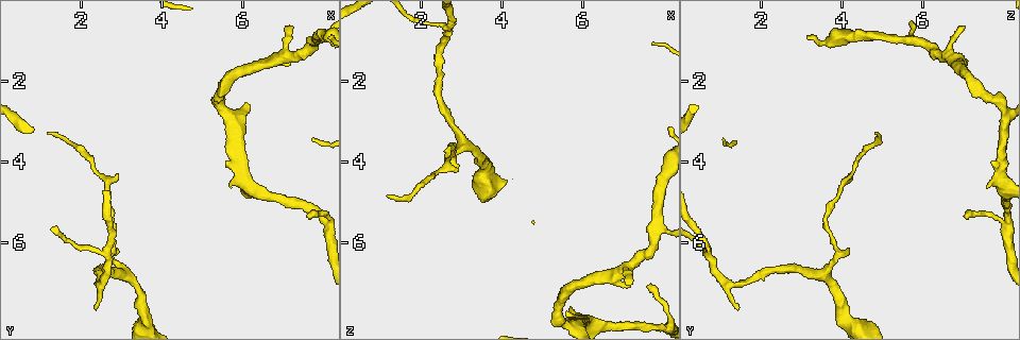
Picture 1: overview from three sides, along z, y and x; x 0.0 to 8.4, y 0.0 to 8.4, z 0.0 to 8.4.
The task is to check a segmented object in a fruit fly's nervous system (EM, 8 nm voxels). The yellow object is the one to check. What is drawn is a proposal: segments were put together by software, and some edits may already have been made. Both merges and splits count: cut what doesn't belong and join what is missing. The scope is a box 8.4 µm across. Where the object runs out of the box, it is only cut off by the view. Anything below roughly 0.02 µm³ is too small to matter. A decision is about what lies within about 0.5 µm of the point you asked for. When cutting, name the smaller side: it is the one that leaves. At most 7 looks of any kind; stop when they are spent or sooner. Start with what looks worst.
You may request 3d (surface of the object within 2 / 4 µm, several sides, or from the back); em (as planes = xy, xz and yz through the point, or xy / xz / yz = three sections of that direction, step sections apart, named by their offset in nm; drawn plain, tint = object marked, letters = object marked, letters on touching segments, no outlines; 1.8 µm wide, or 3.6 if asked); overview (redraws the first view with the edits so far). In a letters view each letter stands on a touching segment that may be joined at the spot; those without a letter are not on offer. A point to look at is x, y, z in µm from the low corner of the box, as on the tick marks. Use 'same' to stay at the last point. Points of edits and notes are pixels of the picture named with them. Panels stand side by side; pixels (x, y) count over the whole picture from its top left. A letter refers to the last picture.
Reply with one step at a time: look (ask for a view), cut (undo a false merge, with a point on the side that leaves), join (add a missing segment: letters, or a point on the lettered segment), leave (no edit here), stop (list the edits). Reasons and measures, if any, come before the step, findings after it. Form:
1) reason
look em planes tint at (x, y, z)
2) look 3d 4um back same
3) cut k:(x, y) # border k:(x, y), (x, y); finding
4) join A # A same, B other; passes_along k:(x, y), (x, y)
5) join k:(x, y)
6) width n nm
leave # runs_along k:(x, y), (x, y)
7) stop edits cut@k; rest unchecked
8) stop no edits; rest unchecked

look 3d 2um at (2.35, 7.65, 1.40)

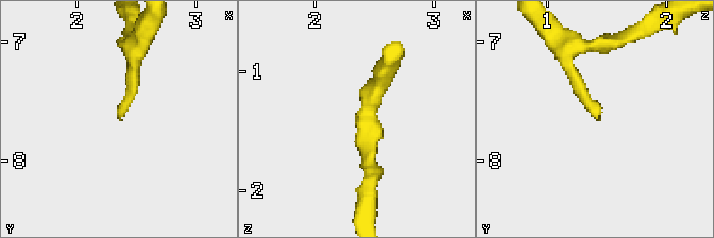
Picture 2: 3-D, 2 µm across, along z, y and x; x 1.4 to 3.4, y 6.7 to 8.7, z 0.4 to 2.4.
look em yz step 4 letters at (2.40, 7.66, 1.40)

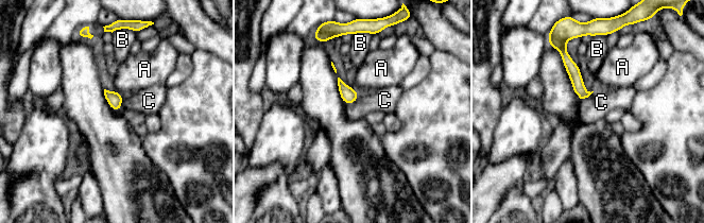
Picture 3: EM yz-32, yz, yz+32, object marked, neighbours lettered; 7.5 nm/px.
another direction
look em planes letters same

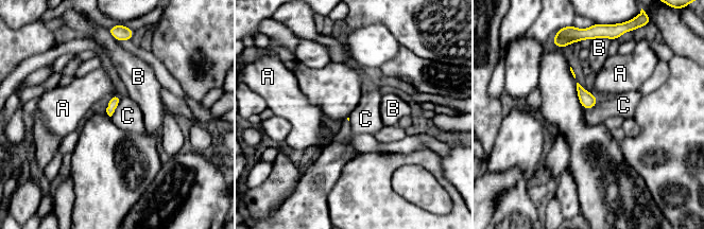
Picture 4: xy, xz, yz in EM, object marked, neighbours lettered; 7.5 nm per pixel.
leave # A other, B other, C other; border 4:(121, 98), (110, 116); none of them fits

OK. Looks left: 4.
branch stops here
look em 3.6um planes letters at (7.25, 0.70, 6.95)

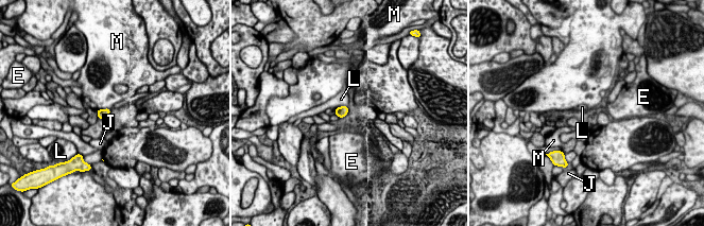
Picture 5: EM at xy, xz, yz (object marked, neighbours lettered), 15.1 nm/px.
width 160 nm
leave # E other, J other, L other, M other; border 5:(109, 108), (99, 108), (97, 110); none of them fits

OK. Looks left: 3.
three arms meet
look 3d 4um back at (5.45, 2.45, 7.90)

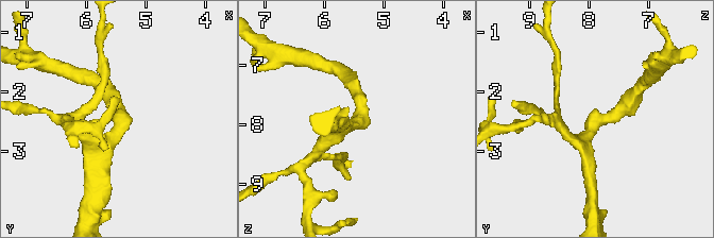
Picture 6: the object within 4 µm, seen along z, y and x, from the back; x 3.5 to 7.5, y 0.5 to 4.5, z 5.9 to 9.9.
arms 3; arm_widths 220, 220, 260 nm
look em planes letters at (5.40, 2.45, 7.90)

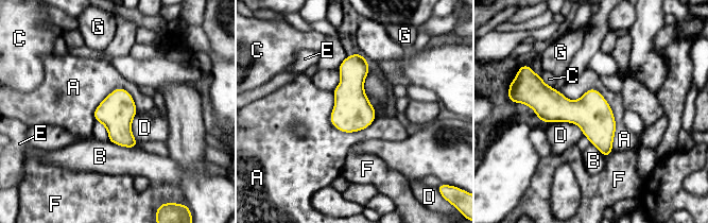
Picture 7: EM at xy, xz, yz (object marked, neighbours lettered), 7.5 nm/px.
width 280 nm
leave # A other, B other, C other, D other, E other, F other, G other; border 7:(360, 53), (375, 119), (344, 133); all the same neuron

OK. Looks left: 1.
stop no edits; rest unchecked

